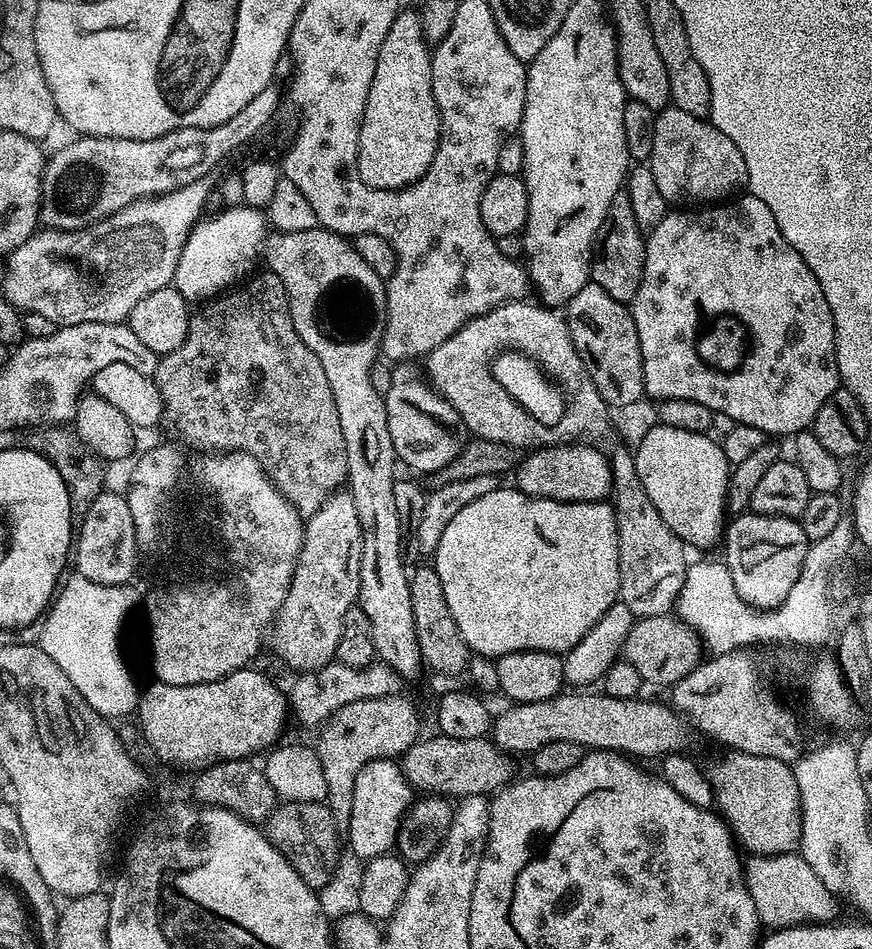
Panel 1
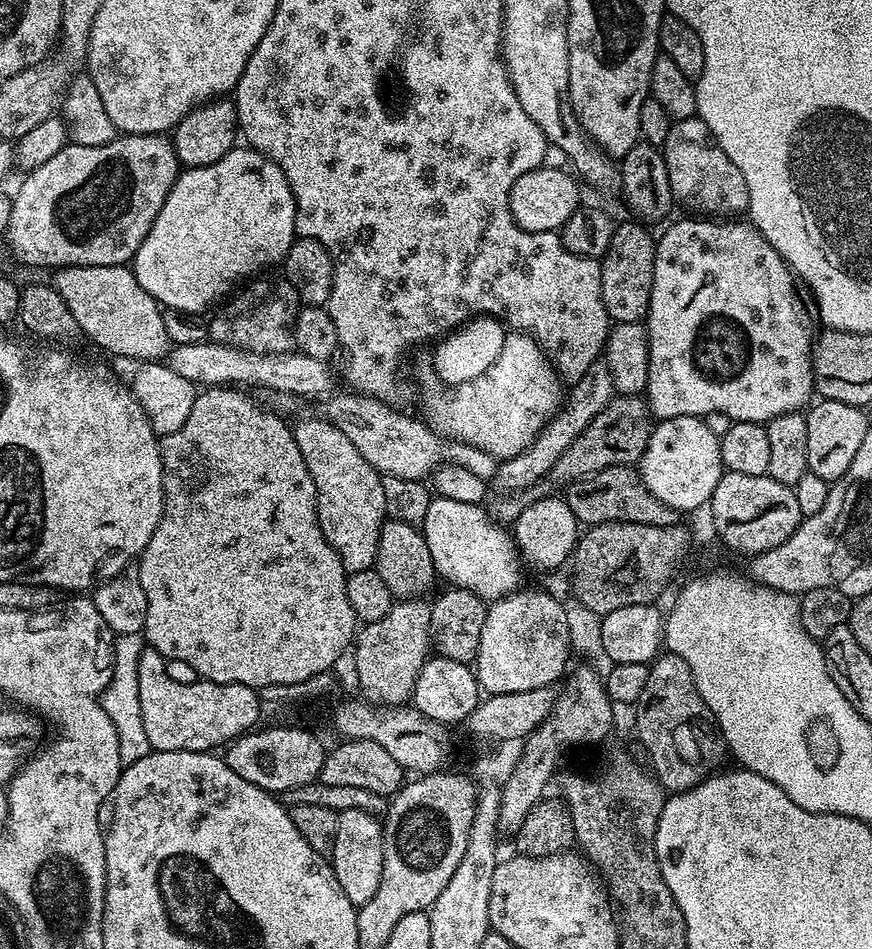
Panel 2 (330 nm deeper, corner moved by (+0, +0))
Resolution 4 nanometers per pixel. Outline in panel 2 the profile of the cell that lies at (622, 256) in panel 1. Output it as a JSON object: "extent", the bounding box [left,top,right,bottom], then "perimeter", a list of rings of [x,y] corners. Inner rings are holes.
{"extent":[599,223,657,324],"perimeter":[[[635,223],[616,224],[616,232],[613,234],[609,250],[599,261],[602,302],[608,311],[609,321],[616,324],[638,324],[648,315],[657,241],[654,236],[652,240],[643,223]]]}

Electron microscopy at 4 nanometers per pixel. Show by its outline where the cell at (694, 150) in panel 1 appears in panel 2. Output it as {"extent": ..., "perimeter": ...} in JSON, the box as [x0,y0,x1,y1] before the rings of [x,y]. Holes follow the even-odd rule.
{"extent":[662,118,748,218],"perimeter":[[[698,118],[677,120],[662,145],[666,174],[670,178],[672,199],[677,205],[685,204],[689,213],[704,218],[736,218],[748,210],[748,187],[742,170],[730,162],[722,146],[714,138],[710,126]]]}

